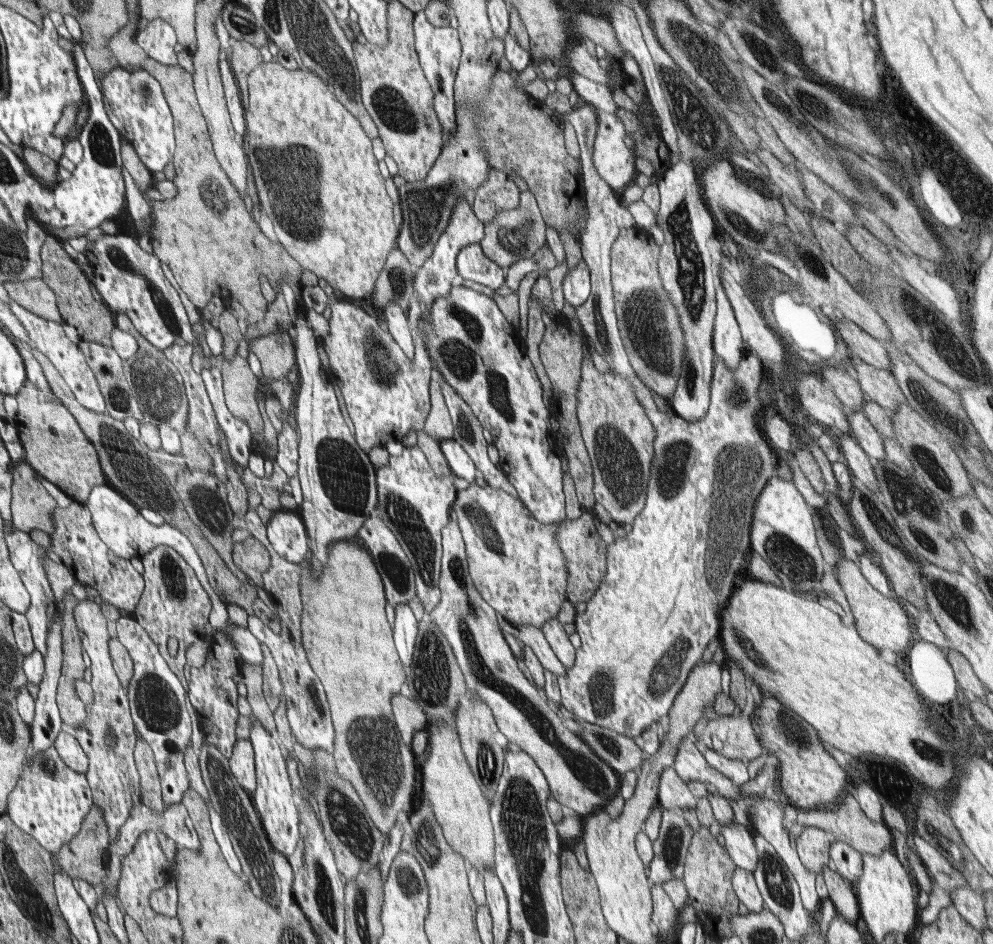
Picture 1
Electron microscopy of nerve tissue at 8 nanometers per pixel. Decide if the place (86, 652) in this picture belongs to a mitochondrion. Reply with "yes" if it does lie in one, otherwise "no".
no

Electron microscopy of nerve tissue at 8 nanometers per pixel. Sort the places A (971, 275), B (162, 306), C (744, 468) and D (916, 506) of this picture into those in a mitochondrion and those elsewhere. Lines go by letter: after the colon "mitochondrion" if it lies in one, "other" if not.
A: other
B: mitochondrion
C: mitochondrion
D: mitochondrion

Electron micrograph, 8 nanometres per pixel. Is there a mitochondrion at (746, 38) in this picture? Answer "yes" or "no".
yes

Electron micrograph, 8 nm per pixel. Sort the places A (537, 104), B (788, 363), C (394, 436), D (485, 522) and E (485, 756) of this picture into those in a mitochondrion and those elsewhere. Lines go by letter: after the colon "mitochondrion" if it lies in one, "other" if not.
A: other
B: other
C: other
D: mitochondrion
E: mitochondrion

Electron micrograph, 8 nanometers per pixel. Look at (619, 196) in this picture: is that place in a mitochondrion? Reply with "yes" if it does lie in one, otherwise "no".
no

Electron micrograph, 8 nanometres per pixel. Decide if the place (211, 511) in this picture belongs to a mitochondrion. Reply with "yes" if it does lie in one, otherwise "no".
yes

